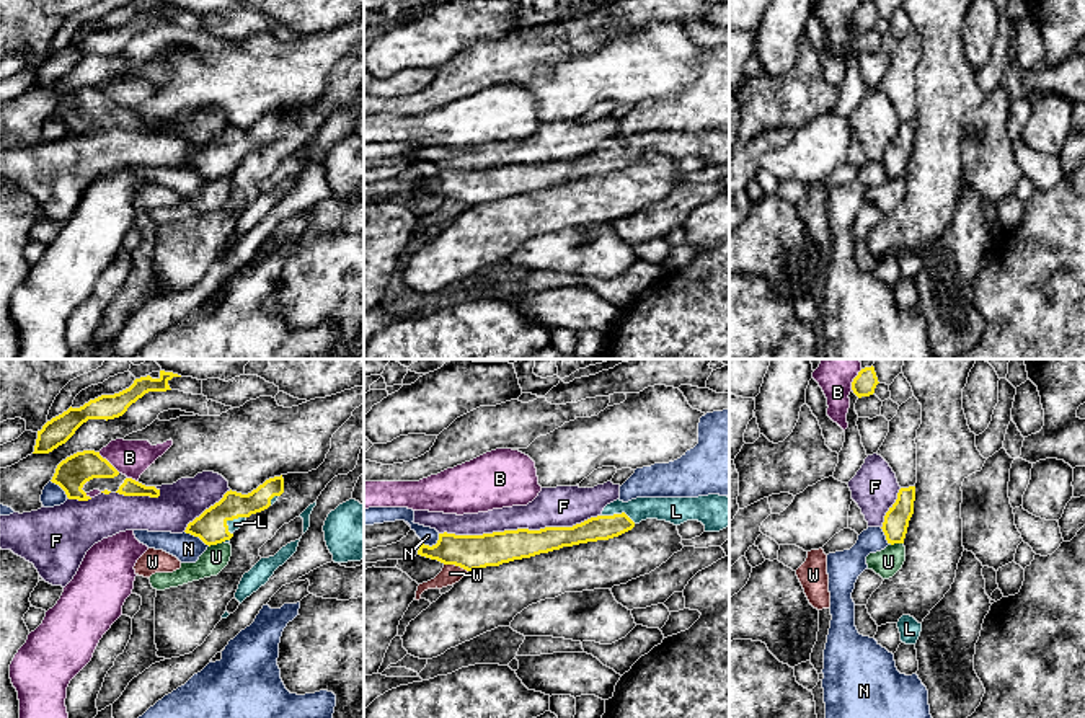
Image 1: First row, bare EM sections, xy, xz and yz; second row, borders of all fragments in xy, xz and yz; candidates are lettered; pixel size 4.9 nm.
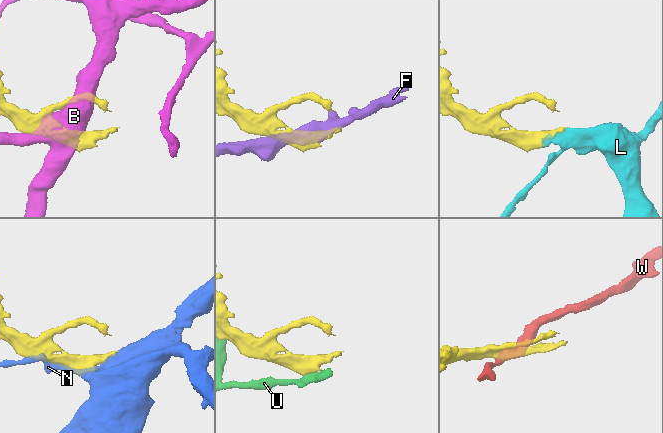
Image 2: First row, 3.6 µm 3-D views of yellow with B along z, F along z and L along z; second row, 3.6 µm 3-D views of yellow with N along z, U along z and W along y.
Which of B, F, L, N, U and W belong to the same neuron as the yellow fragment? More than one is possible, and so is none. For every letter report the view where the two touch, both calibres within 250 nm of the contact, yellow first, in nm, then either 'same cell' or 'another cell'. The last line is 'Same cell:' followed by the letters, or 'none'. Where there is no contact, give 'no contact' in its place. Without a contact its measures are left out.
B: meets yellow in xy; 160 nm thick on the yellow side, 180 nm on the other; another cell
F: meets yellow in xz; 170 nm thick on the yellow side, 200 nm on the other; another cell
L: meets yellow in xz; 130 nm thick on the yellow side, 120 nm on the other; same cell
N: meets yellow in xy; 160 nm thick on the yellow side, 140 nm on the other; another cell
U: meets yellow in xy; 160 nm thick on the yellow side, 120 nm on the other; another cell
W: meets yellow in xz; 180 nm thick on the yellow side, 90 nm on the other; another cell
Same cell: L

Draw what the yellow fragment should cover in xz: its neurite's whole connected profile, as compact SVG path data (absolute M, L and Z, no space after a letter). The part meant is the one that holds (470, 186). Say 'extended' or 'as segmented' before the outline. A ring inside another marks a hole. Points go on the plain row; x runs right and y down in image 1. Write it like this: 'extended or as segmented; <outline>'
extended; M708 129L698 132L636 132L628 137L617 134L607 139L600 150L573 162L517 163L483 170L444 166L439 168L436 180L421 178L418 189L473 206L563 181L609 175L646 153L666 155L674 160L698 155L705 160L705 166L720 166L729 162L729 132Z

